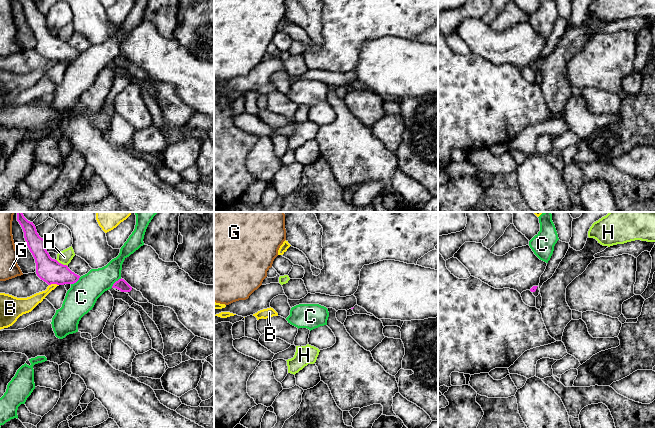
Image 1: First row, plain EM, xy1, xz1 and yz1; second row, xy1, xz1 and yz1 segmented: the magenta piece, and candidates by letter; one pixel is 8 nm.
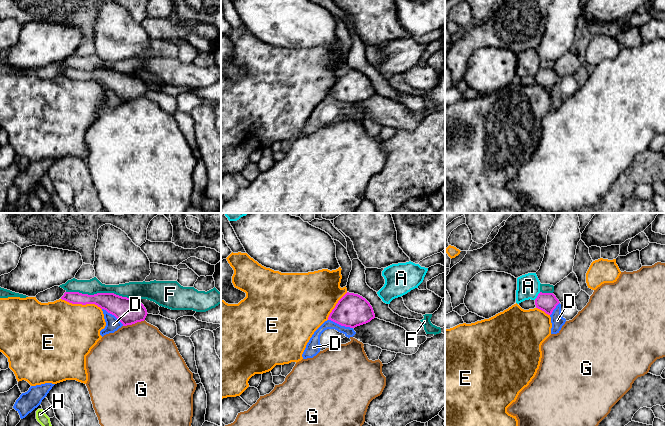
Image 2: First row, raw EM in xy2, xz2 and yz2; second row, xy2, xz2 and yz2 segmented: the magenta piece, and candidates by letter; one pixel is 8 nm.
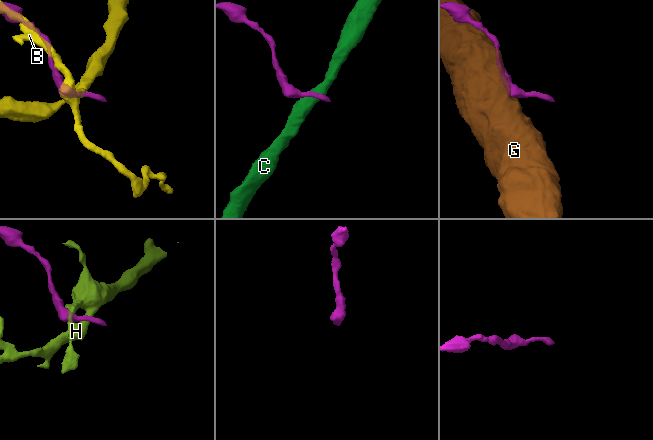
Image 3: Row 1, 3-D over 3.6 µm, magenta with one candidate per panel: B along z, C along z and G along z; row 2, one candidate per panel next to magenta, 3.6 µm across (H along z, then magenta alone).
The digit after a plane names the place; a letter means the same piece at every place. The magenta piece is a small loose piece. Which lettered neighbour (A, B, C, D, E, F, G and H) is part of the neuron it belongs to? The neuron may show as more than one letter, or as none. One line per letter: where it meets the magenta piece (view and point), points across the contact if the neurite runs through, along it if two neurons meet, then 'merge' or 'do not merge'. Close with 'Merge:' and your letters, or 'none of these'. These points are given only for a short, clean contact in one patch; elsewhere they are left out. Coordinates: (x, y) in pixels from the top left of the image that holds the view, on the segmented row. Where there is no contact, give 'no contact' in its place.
A: meets magenta in yz2 at (537, 296); border along yz2 (540, 292), (534, 299); do not merge
B: meets magenta in xy1 at (53, 283); do not merge
C: meets magenta in xy1 at (115, 282); border along xy1 (121, 278), (111, 287); do not merge
D: meets magenta in xz2 at (340, 324); border along xz2 (328, 319), (352, 328); do not merge
E: meets magenta in xy2 at (81, 303); do not merge
F: meets magenta in xy2 at (101, 293); do not merge
G: meets magenta in xy2 at (133, 323); do not merge
H: meets magenta in xy1 at (62, 264); border along xy1 (56, 259), (67, 266); do not merge
Merge: none of these

